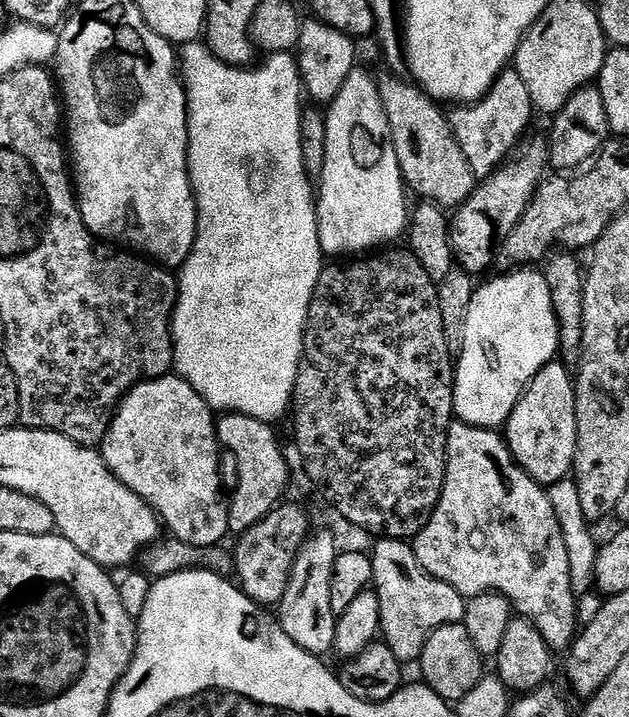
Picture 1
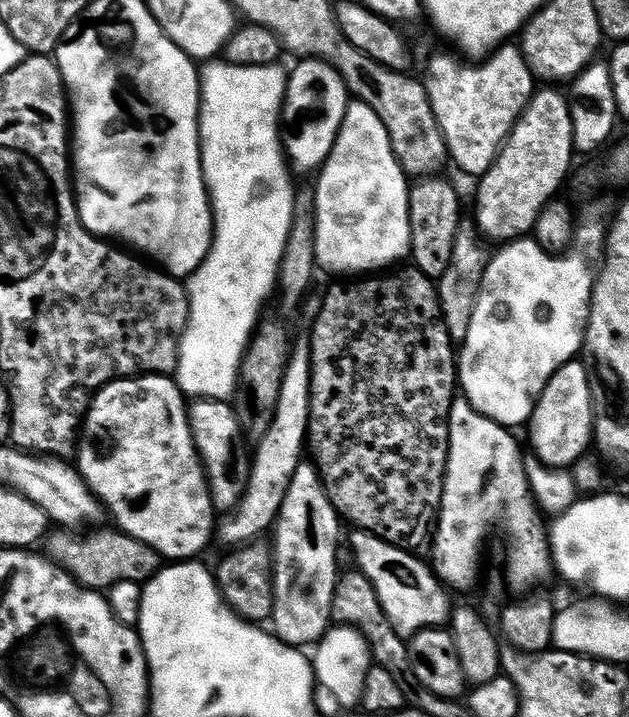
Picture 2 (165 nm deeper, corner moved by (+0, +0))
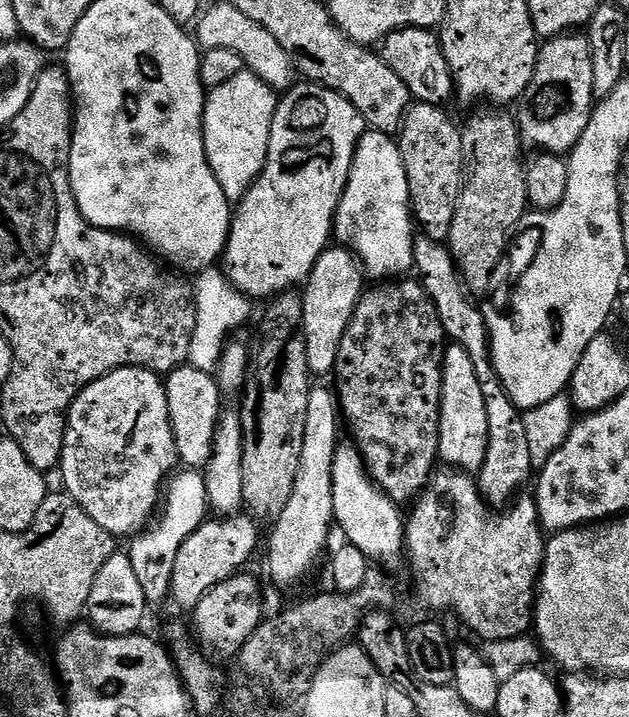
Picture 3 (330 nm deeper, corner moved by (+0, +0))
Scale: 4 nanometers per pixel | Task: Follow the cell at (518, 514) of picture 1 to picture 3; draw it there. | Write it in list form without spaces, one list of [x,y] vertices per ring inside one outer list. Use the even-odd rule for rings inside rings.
[[[449,343],[444,353],[444,377],[440,399],[440,455],[449,469],[465,474],[479,473],[484,465],[488,446],[486,402],[482,398],[482,386],[478,374],[474,374],[474,362],[460,344]]]

